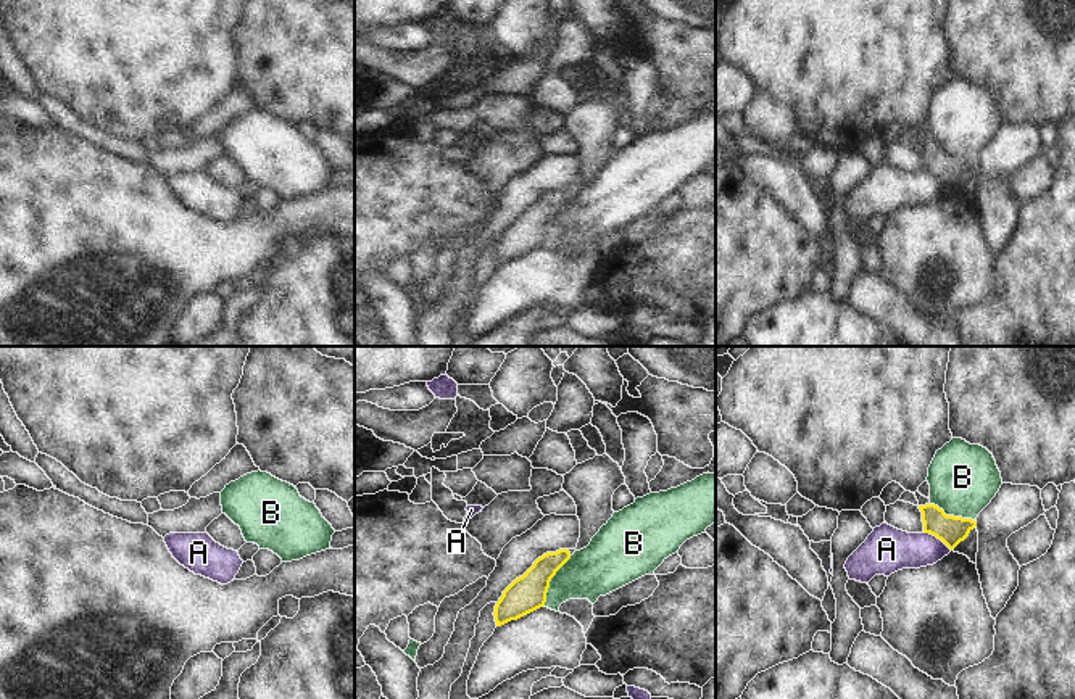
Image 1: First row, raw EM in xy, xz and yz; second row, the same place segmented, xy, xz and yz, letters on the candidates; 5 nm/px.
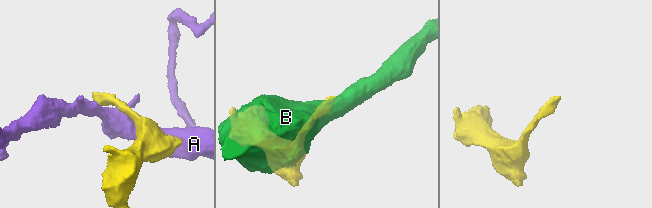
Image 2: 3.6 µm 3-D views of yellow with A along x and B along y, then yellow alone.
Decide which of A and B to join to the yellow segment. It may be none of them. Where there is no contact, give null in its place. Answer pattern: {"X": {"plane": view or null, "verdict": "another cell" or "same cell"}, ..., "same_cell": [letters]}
{"A": {"plane": "yz", "verdict": "another cell"}, "B": {"plane": "xz", "verdict": "another cell"}, "same_cell": []}

